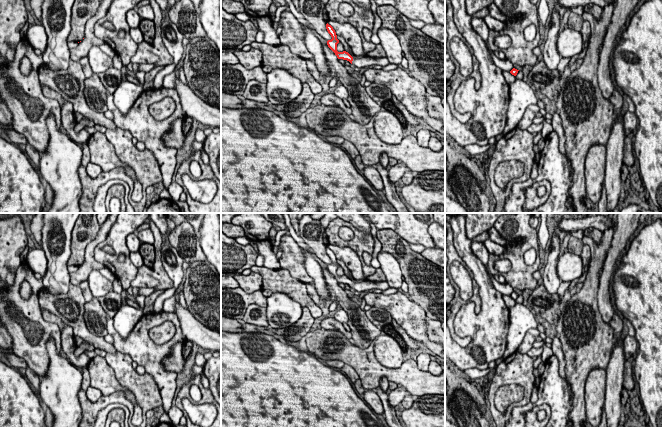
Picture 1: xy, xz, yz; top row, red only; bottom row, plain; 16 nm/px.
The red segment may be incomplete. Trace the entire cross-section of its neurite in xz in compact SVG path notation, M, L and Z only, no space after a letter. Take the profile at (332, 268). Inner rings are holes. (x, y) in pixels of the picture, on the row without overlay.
M328 247L326 248L326 253L328 257L331 259L332 263L327 265L328 271L335 277L338 283L343 283L349 285L351 288L353 288L357 292L363 292L366 290L371 289L380 289L380 290L387 290L389 288L388 283L385 282L379 282L379 283L372 283L370 281L363 281L359 283L354 283L348 276L338 276L337 275L337 268L339 267L339 264L337 263L337 259L335 254L331 249Z

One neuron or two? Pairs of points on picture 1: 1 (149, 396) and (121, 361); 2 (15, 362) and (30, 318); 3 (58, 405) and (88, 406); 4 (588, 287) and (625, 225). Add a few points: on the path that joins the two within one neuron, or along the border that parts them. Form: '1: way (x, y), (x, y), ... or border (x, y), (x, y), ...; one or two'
1: way (140, 387), (124, 370); one
2: border (12, 352), (21, 357), (28, 366); two
3: border (81, 387), (78, 393), (78, 401), (82, 416); two
4: border (614, 234), (602, 267); two

